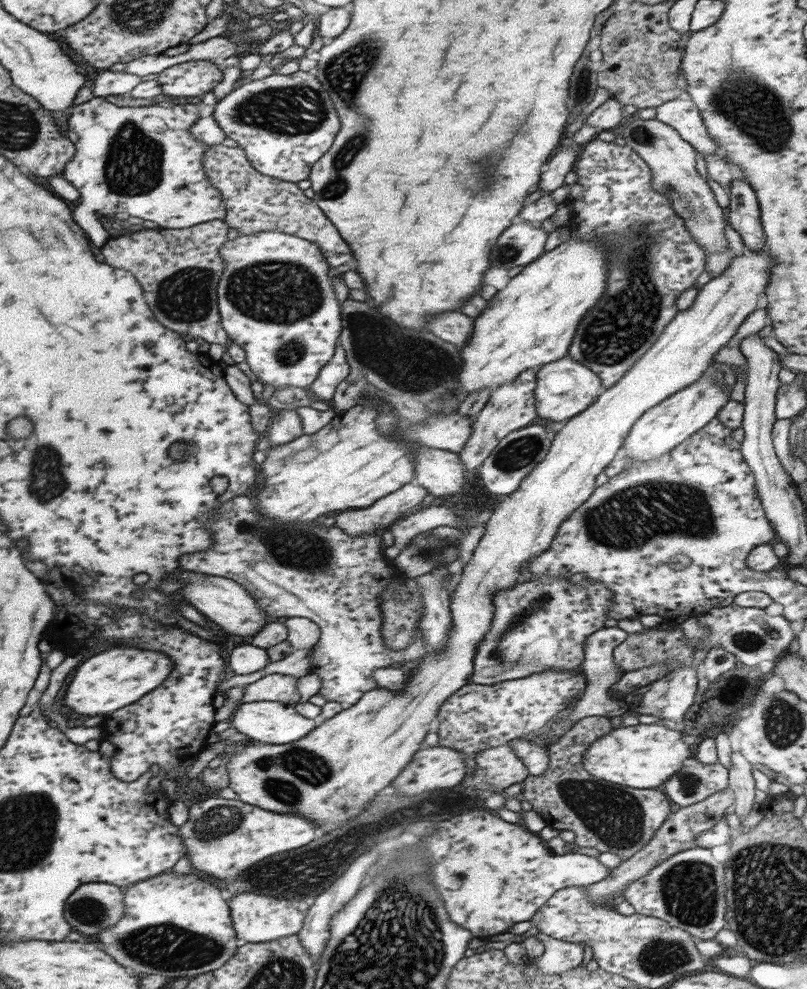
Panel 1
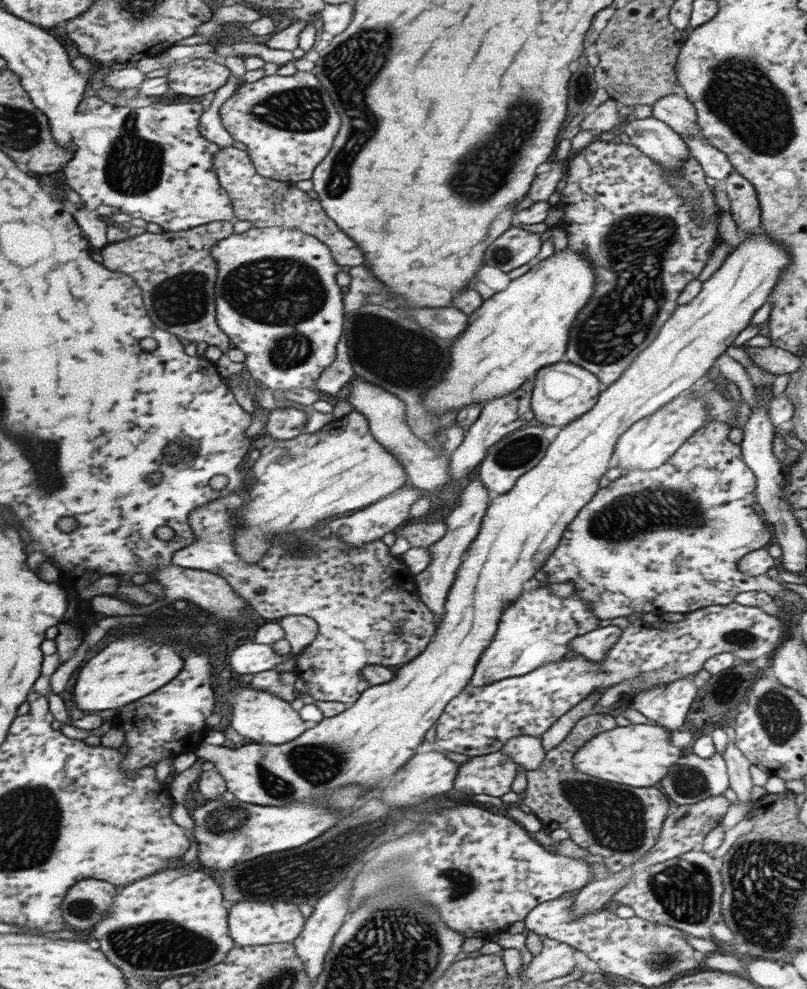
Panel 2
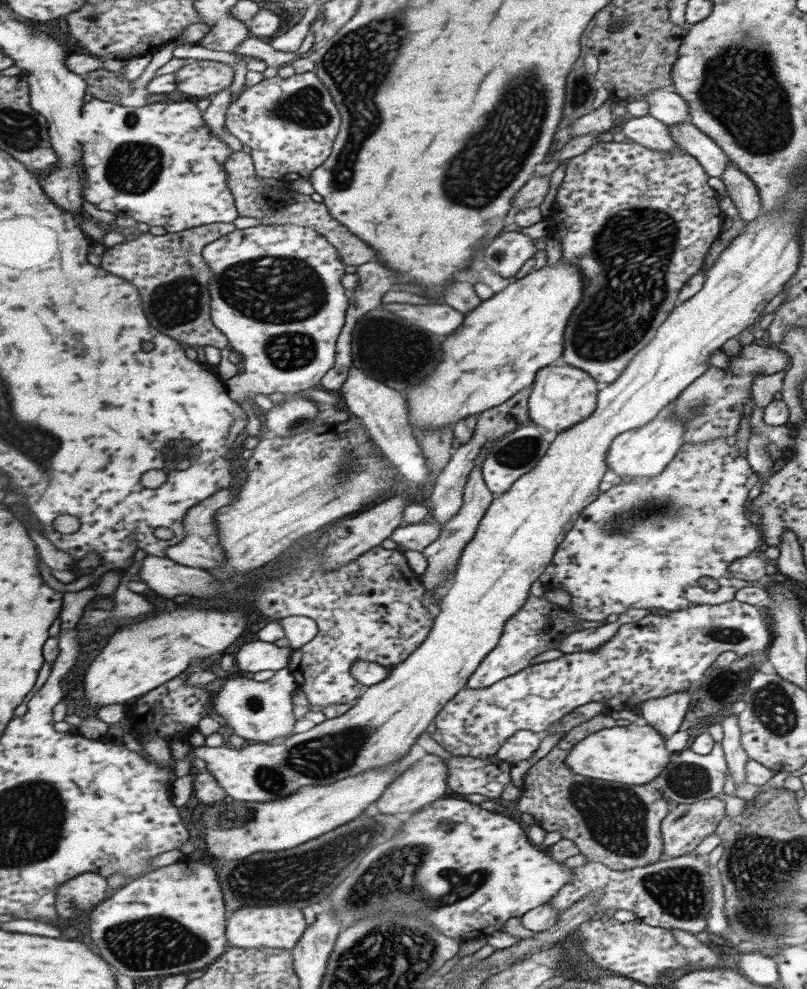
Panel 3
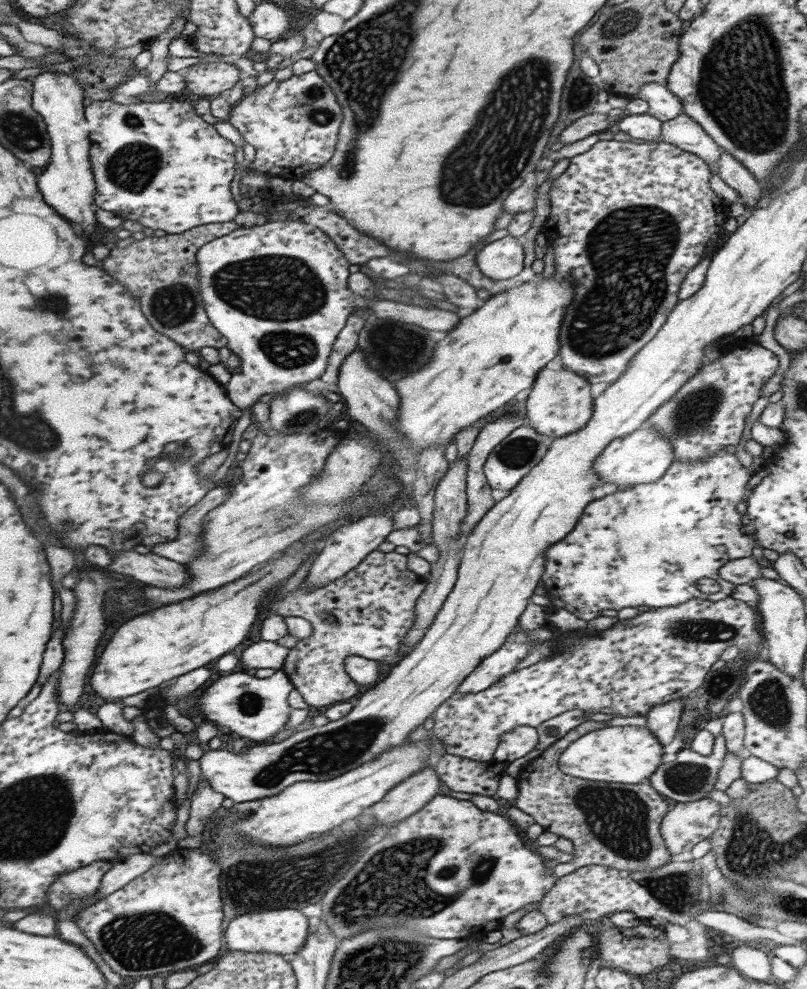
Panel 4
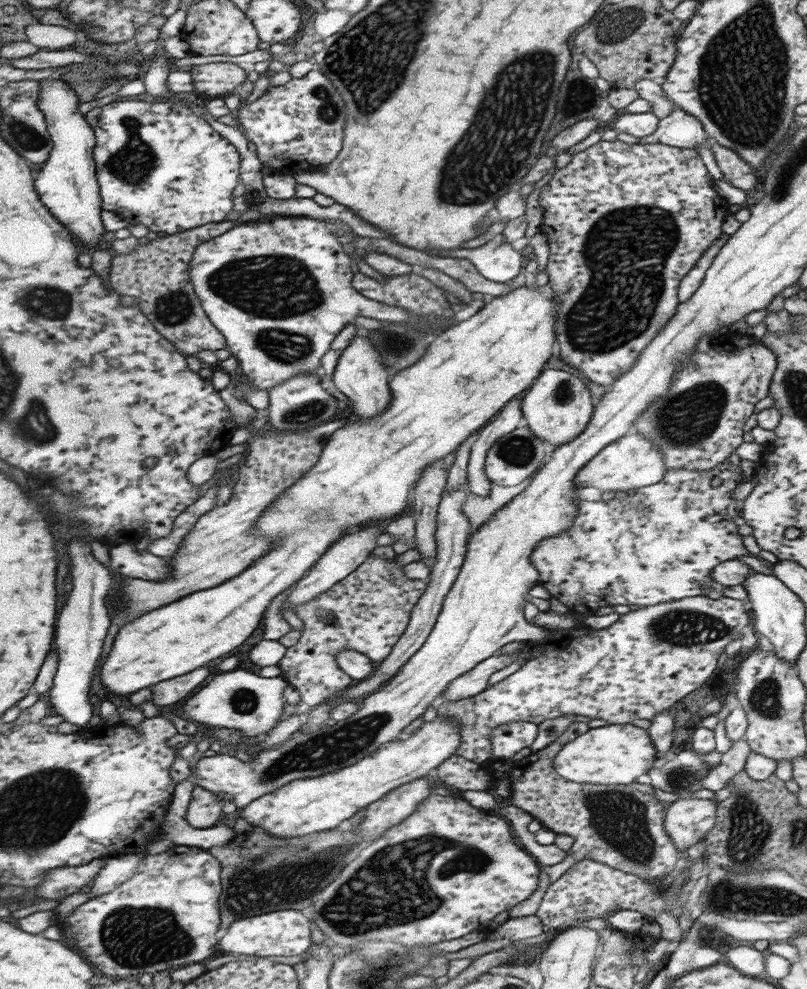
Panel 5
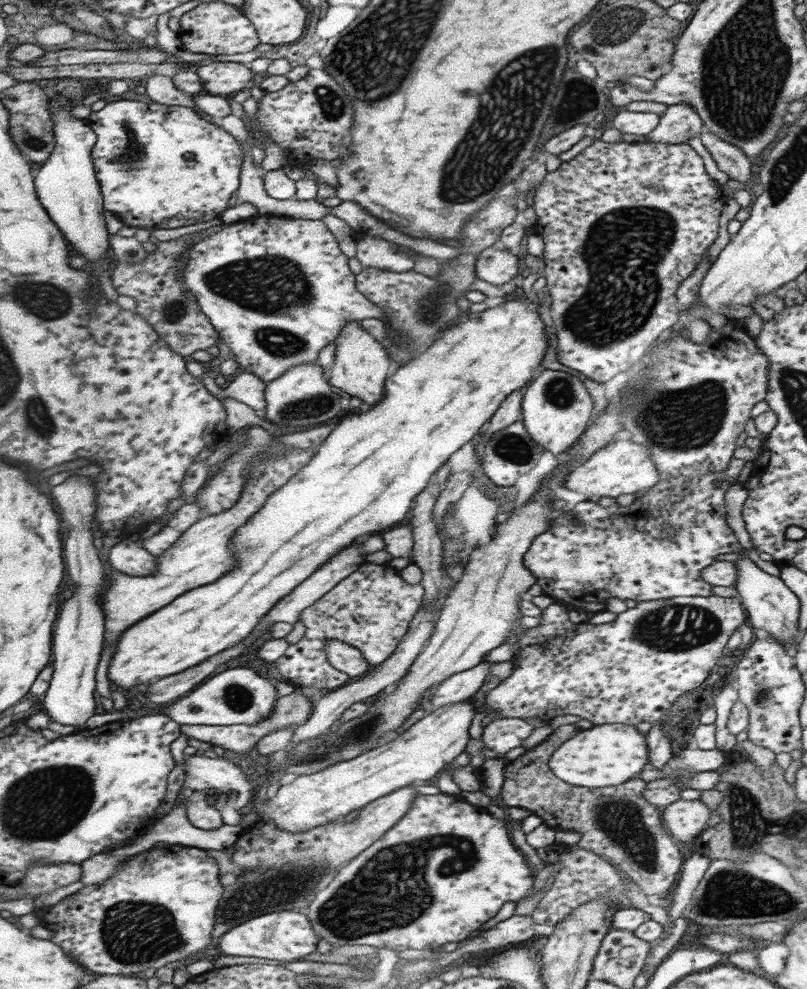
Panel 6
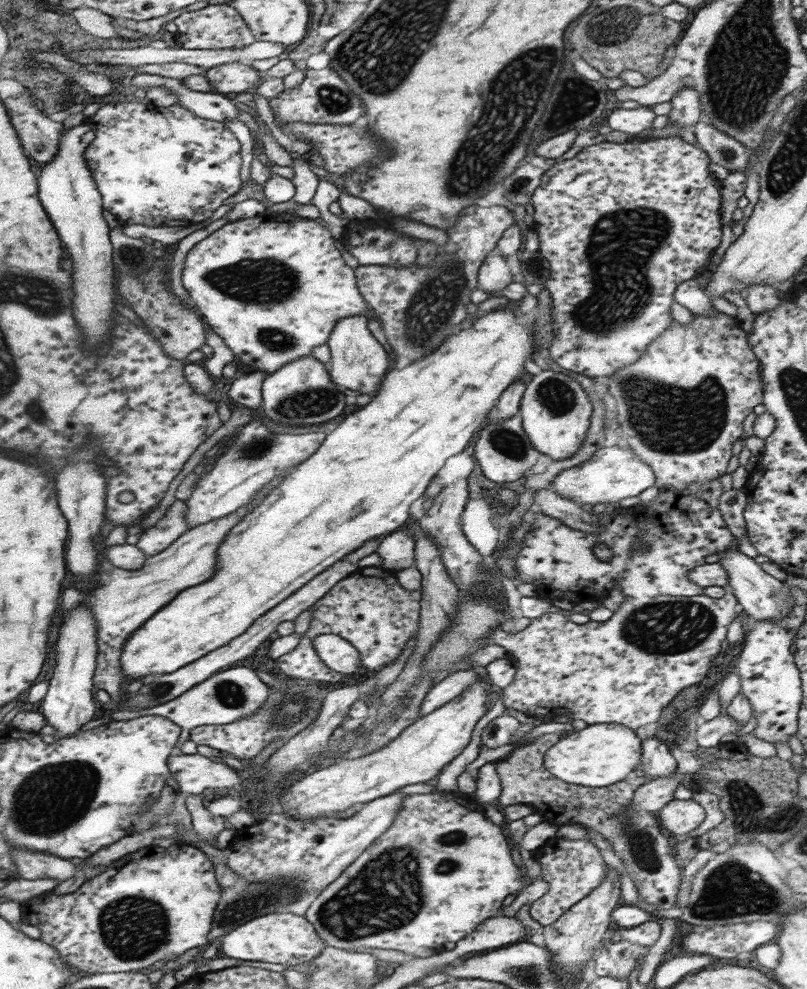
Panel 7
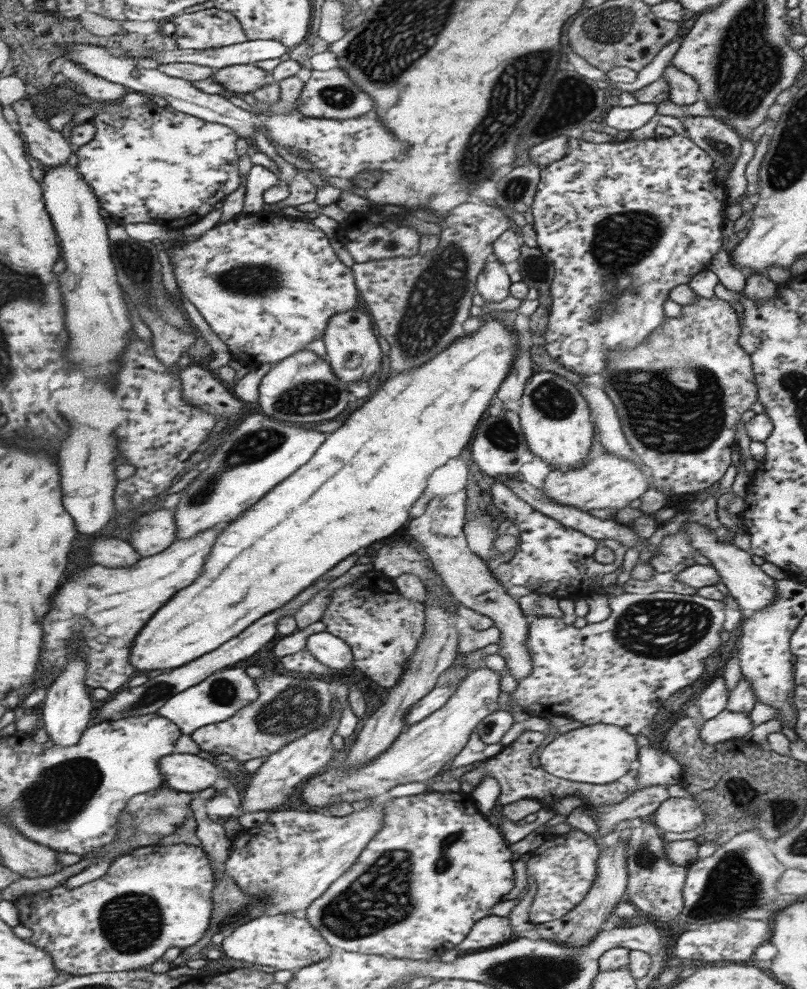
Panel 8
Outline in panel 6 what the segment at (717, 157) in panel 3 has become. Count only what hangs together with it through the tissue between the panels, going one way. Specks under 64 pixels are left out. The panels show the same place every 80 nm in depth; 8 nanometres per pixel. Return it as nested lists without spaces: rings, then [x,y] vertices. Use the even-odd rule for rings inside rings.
[[[681,101],[666,107],[655,128],[644,136],[645,141],[669,145],[688,144],[688,138],[697,137],[703,130],[702,120],[689,104]]]

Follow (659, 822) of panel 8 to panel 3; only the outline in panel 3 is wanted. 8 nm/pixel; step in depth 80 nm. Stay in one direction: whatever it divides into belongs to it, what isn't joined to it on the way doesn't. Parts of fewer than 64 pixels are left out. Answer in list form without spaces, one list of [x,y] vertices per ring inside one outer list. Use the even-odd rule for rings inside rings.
[[[716,797],[679,804],[660,822],[662,860],[691,853],[706,836],[714,832],[724,817],[723,801]]]

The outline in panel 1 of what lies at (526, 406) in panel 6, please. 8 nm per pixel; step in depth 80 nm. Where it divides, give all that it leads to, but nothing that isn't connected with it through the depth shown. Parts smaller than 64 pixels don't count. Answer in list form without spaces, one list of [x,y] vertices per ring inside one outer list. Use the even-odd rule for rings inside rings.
[[[566,355],[538,368],[534,388],[534,405],[538,422],[568,421],[572,416],[583,412],[601,394],[601,380],[586,366],[575,362]]]

